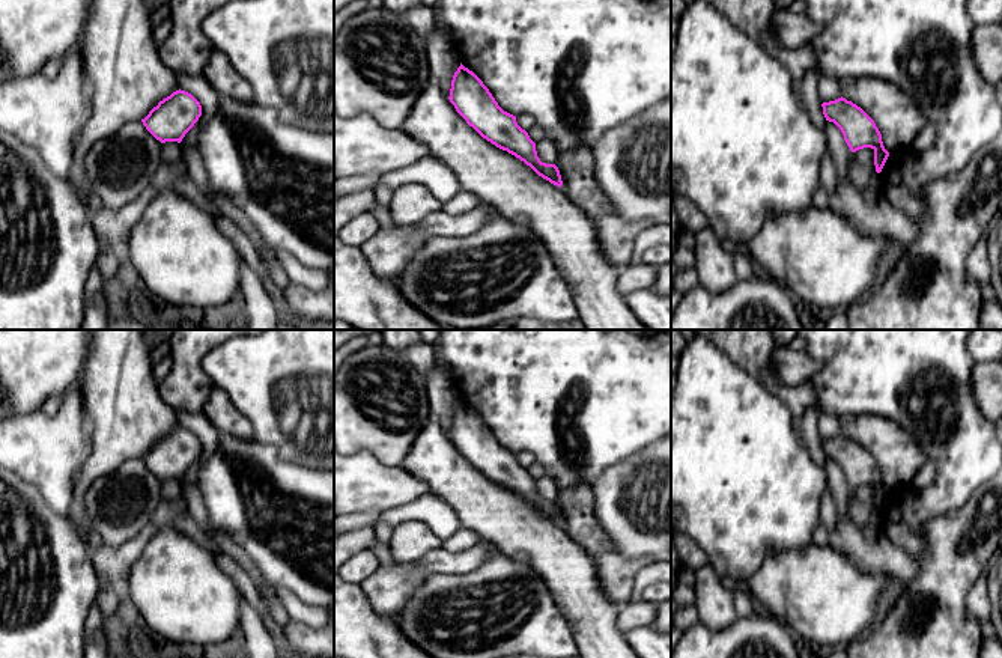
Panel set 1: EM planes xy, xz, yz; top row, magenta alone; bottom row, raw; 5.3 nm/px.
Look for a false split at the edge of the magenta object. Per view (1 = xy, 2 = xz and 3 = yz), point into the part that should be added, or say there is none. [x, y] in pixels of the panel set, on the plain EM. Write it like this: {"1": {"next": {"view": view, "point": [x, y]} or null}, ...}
{"1": {"next": null}, "2": {"next": null}, "3": {"next": null}}

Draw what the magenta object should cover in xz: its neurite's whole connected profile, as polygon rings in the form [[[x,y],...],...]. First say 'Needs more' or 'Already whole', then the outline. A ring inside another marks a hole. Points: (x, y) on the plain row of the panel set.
Already whole. [[[462,401],[453,413],[448,437],[483,476],[515,492],[551,521],[563,522],[558,504],[540,498],[536,480],[518,462],[516,453],[504,449],[483,419]]]

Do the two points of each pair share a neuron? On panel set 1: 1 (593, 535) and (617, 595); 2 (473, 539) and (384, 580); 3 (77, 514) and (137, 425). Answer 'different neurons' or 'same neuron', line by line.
1: same neuron
2: different neurons
3: same neuron

